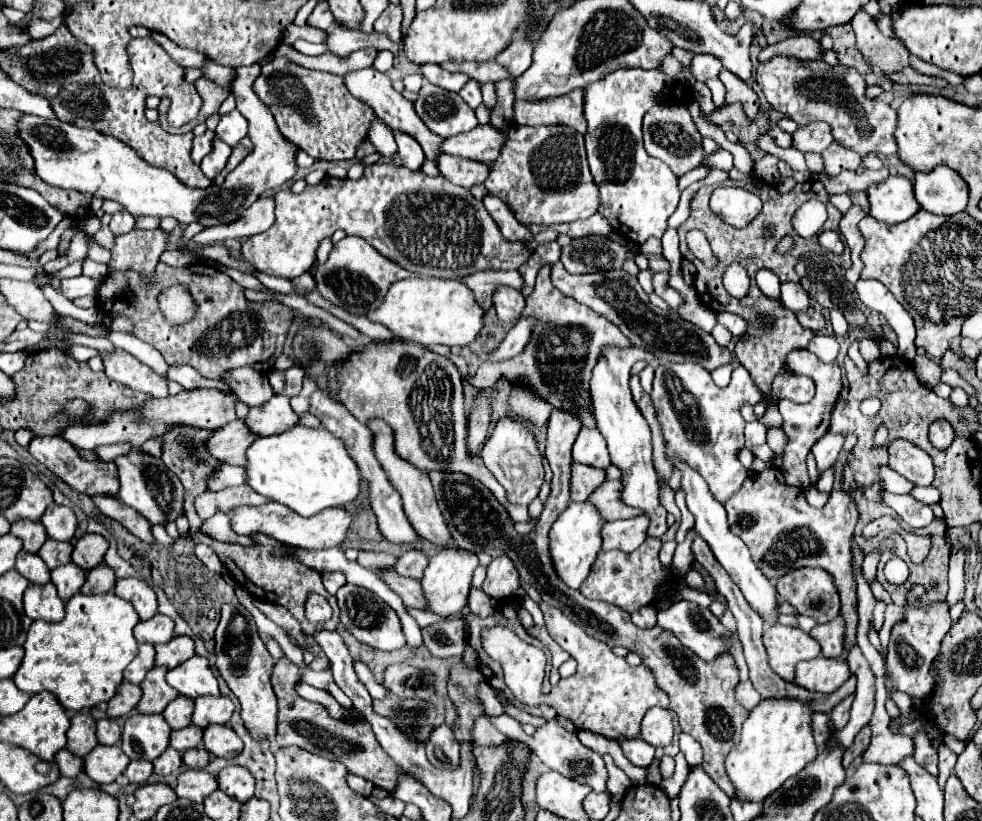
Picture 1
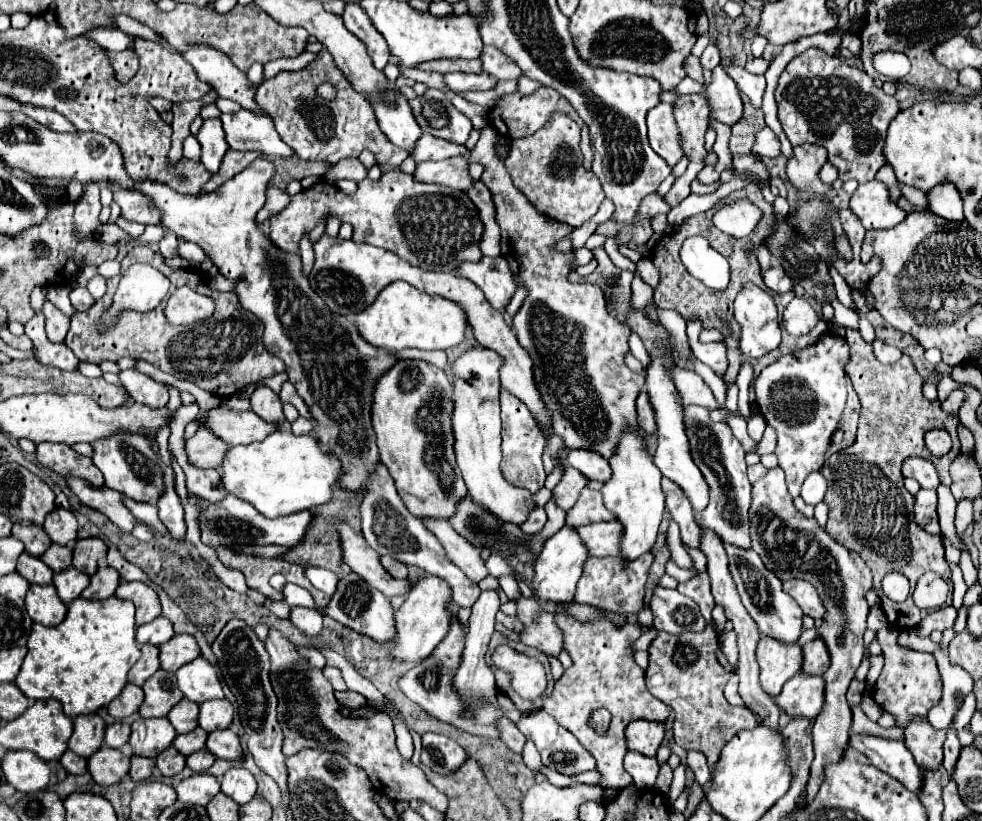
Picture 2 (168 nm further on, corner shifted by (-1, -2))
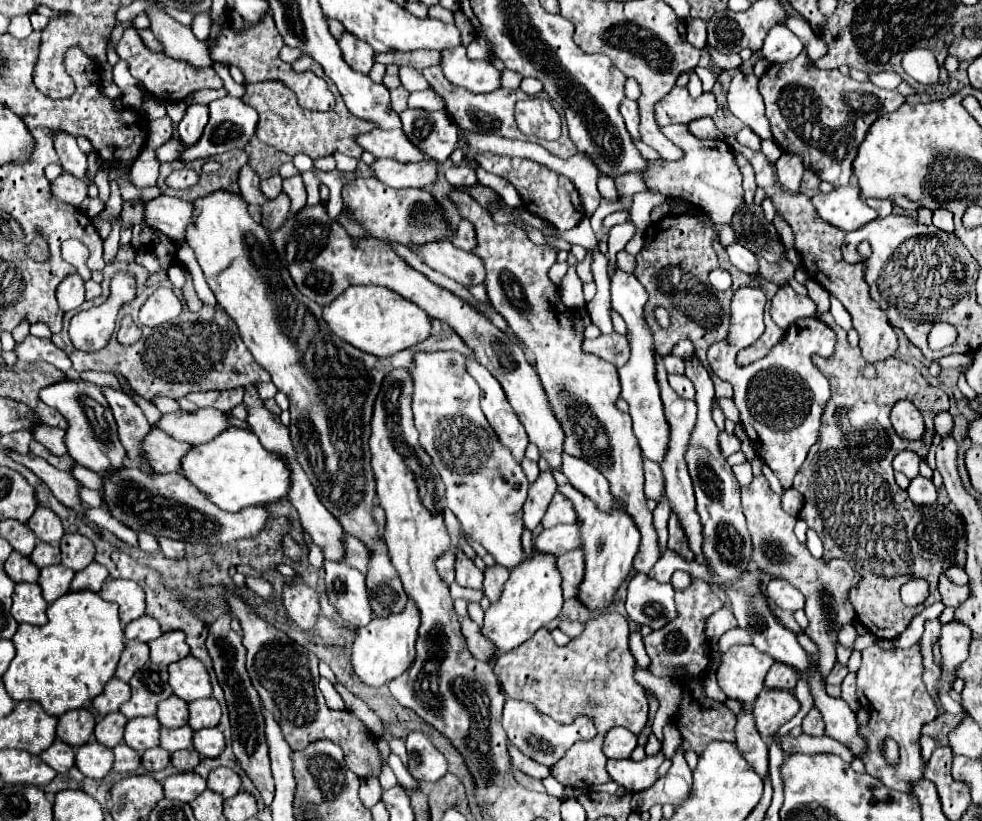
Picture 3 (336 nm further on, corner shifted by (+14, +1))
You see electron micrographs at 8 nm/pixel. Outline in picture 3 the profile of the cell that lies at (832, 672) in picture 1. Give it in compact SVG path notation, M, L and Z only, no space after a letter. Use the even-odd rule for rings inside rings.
M765 688L753 704L753 716L757 722L759 734L763 738L773 736L799 710L801 710L801 702L791 690Z

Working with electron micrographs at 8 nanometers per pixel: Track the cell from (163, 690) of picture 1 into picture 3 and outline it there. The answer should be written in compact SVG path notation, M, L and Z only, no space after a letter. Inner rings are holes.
M147 662L129 682L131 698L121 706L121 712L131 720L137 716L155 716L157 704L173 694L167 682L167 668Z

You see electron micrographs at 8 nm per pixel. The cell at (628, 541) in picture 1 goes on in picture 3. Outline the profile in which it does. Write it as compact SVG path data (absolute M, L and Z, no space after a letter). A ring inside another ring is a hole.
M561 524L549 530L543 530L537 536L537 550L545 554L565 554L569 550L581 548L581 530L577 524Z

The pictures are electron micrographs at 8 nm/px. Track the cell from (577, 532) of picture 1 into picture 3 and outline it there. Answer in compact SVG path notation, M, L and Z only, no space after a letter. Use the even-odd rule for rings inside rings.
M535 552L531 558L525 558L521 566L515 566L511 570L509 580L505 582L505 590L497 602L493 602L485 610L485 624L481 632L493 640L493 644L499 650L513 650L521 642L529 640L535 630L543 628L547 622L551 622L561 606L563 606L563 594L561 594L561 572L557 570L557 558L553 554L541 554Z

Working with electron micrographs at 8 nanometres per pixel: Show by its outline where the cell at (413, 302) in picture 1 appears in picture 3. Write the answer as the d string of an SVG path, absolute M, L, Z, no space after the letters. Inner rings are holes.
M351 286L323 308L323 318L341 340L373 356L391 356L431 336L431 318L425 310L383 286Z

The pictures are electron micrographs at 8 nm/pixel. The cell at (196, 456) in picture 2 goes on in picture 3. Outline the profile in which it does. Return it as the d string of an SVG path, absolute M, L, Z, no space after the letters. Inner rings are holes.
M151 430L143 442L145 456L155 472L181 472L181 458L191 450L189 444L169 438L163 430Z

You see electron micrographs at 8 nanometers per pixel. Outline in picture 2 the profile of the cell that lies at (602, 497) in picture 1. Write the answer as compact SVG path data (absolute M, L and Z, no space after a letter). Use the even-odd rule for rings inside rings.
M582 489L576 505L566 513L566 525L570 525L570 527L612 521L612 519L614 517L604 507L600 491L592 491L592 489Z

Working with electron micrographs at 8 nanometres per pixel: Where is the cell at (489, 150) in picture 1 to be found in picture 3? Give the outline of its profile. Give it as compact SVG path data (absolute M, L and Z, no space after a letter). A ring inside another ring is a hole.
M371 130L367 134L359 134L357 142L363 150L371 152L375 158L393 158L399 162L421 162L425 156L409 138L405 138L403 130Z

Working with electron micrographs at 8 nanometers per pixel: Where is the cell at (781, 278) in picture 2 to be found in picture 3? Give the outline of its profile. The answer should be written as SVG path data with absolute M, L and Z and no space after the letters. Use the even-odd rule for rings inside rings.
M733 244L727 248L727 254L729 254L729 260L745 274L749 276L757 276L759 274L759 262L757 262L757 256L749 250L745 250L741 244Z

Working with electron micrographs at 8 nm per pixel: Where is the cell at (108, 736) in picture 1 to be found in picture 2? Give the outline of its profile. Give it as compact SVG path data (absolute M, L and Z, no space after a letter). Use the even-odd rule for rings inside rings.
M118 721L114 725L108 725L106 727L106 737L104 737L104 743L108 747L114 747L114 749L120 749L122 745L126 745L130 739L130 725L124 723L124 721Z

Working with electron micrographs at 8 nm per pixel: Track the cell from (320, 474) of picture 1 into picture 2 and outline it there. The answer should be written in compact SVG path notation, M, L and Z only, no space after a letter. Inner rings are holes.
M278 429L262 441L250 445L230 447L224 455L224 461L218 467L222 487L236 495L238 499L250 503L264 517L280 517L296 511L310 509L328 501L332 487L342 477L340 461L324 453L316 439L310 435L296 437L288 429Z

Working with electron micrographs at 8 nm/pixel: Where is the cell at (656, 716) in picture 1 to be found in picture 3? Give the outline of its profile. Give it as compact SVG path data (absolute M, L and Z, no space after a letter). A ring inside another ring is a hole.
M615 726L605 734L603 752L607 758L629 758L637 746L637 736L623 726Z

